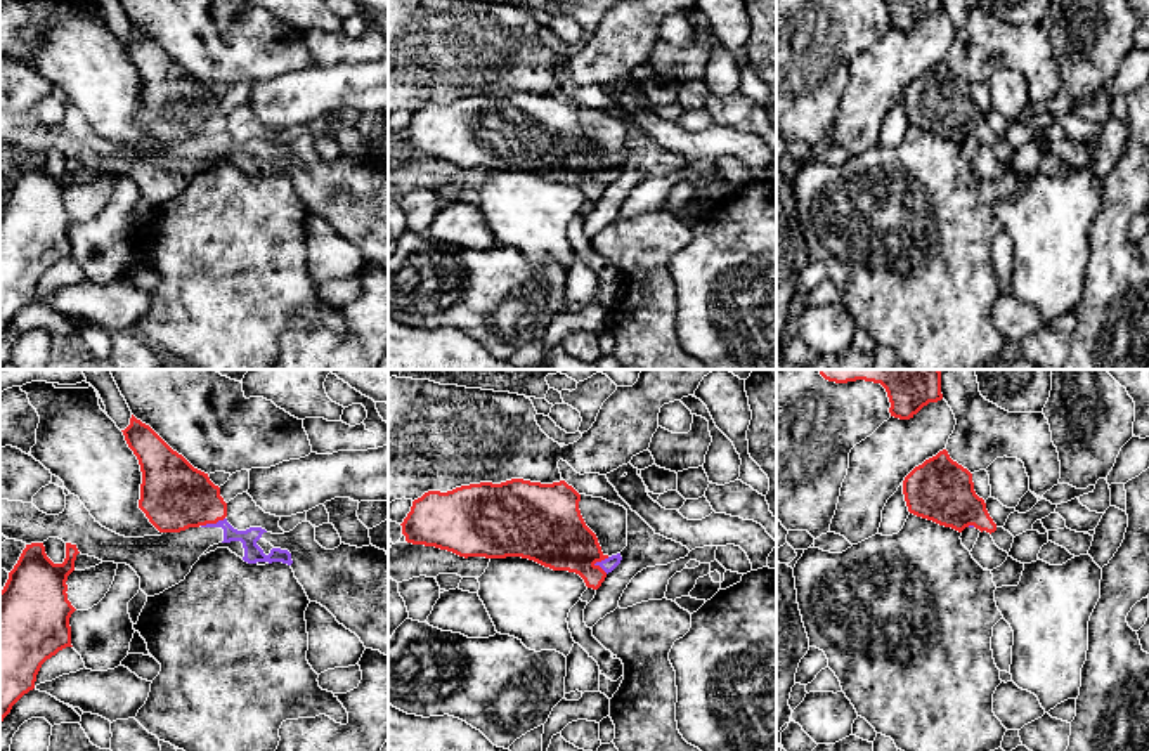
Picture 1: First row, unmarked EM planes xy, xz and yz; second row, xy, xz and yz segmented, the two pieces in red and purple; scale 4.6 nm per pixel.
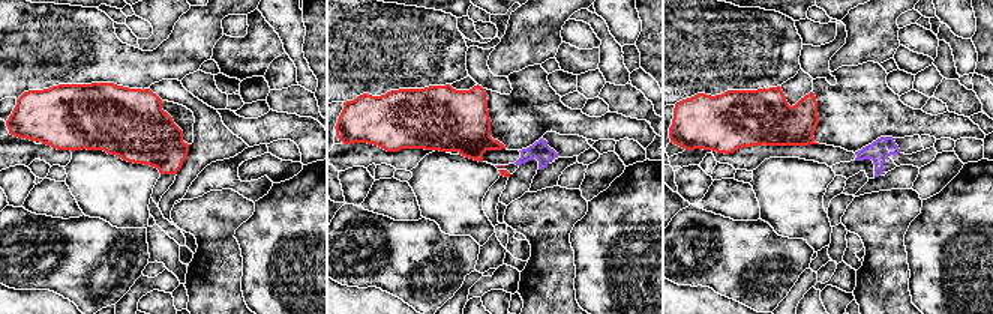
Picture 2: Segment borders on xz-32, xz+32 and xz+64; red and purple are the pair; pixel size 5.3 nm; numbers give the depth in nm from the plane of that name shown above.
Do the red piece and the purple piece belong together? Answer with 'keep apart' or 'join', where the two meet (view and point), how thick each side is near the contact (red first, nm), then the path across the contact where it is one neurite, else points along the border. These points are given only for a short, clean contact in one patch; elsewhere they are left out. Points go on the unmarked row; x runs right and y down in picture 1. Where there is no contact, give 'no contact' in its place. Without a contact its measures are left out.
keep apart; contact xz (598, 177); calibres 300 and 70 nm; border xz (593, 176), (598, 176), (607, 184)

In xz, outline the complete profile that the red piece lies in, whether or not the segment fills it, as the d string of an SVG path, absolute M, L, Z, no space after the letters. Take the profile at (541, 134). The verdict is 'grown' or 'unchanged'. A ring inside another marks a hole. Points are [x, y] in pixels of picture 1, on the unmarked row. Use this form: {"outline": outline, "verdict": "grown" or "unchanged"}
{"outline": "M511 90L501 95L480 94L447 104L428 102L412 113L404 130L407 154L435 158L459 168L506 170L522 168L553 182L579 186L587 199L598 201L607 184L598 177L608 170L596 146L579 121L581 106L565 92L553 95Z", "verdict": "unchanged"}

